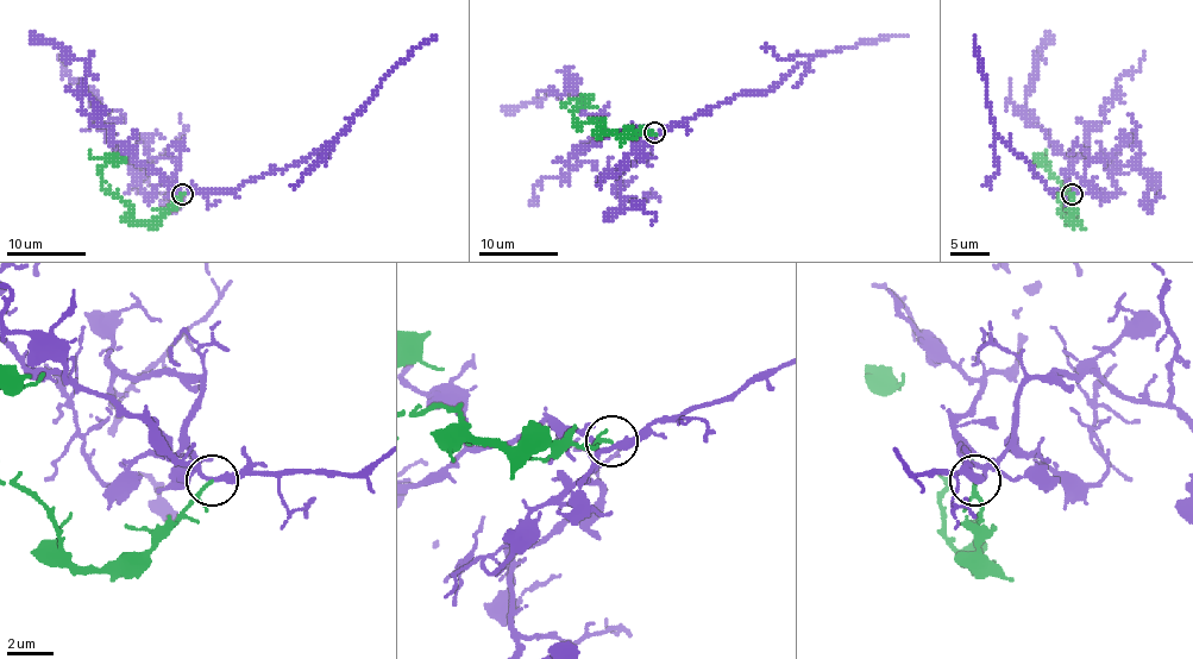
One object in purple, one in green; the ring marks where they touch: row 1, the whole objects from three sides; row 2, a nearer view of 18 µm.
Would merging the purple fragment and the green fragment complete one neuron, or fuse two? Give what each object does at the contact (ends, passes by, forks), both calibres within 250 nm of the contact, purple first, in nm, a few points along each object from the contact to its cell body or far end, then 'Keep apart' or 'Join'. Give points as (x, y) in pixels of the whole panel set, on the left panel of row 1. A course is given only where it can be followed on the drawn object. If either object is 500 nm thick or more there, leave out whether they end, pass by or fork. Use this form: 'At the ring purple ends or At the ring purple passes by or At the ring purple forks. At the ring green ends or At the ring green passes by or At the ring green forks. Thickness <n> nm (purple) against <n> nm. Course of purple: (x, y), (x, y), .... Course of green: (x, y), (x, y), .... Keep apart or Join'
At the ring purple forks. At the ring green passes by. Thickness 200 nm (purple) against 120 nm. Course of purple: (183, 194), (231, 192), (270, 173), (293, 167), (327, 140), (333, 140), (370, 100), (380, 82), (435, 37). Course of green: (183, 194), (159, 218), (138, 224), (126, 204), (102, 186), (102, 169), (108, 163), (93, 157), (90, 149). Join

